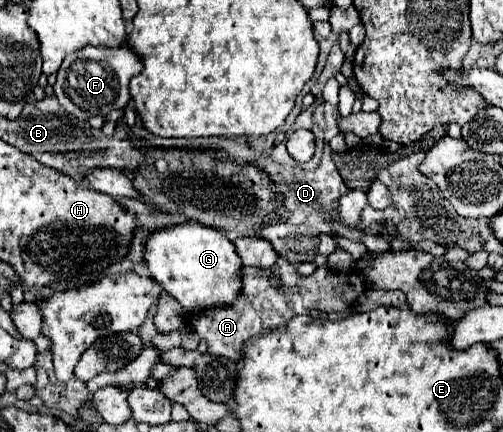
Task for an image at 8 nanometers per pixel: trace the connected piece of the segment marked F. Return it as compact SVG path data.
M92 47L68 55L60 69L54 85L54 95L60 105L78 119L90 119L96 115L108 115L114 109L124 109L130 103L128 83L134 75L142 71L142 61L132 49L126 47Z

